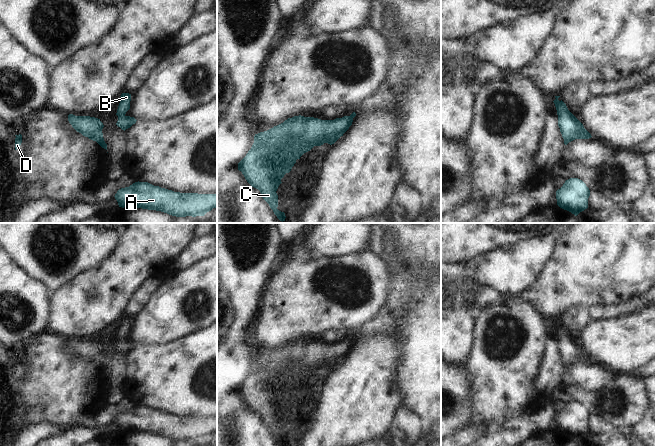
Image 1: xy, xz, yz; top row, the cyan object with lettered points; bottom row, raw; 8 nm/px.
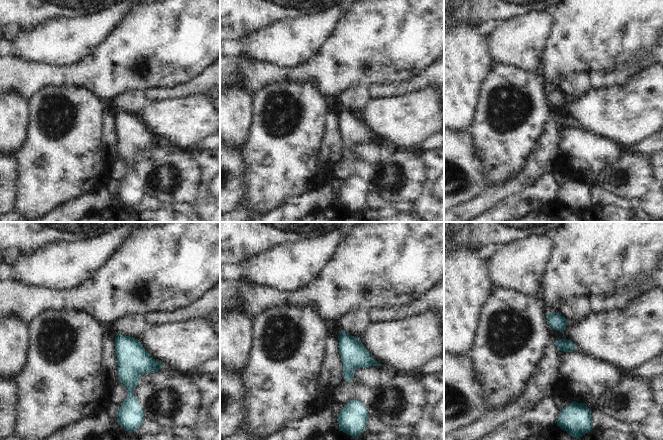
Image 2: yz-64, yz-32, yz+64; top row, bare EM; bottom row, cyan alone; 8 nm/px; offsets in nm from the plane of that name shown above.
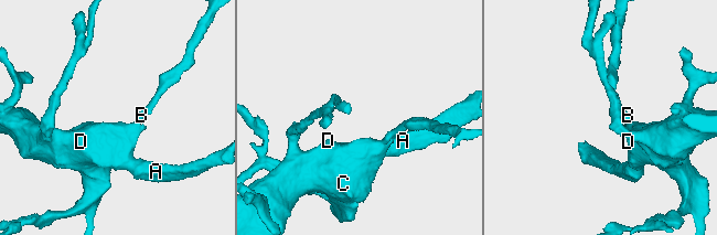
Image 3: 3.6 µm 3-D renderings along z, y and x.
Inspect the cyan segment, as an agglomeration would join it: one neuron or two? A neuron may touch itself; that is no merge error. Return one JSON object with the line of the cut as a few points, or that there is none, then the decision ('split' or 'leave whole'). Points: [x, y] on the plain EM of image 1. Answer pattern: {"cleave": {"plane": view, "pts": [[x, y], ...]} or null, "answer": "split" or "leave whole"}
{"cleave": null, "answer": "leave whole"}

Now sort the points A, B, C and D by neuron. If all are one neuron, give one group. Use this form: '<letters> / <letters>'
A B C D

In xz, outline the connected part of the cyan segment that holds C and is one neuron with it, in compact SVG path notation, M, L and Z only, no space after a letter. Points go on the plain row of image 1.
M356 337L334 344L321 344L314 341L294 340L273 352L255 358L254 367L246 380L238 387L238 394L242 396L247 406L258 413L262 422L269 428L280 445L285 445L285 437L277 433L278 419L276 417L281 403L289 397L297 383L310 375L314 370L324 367L334 368L352 349Z

